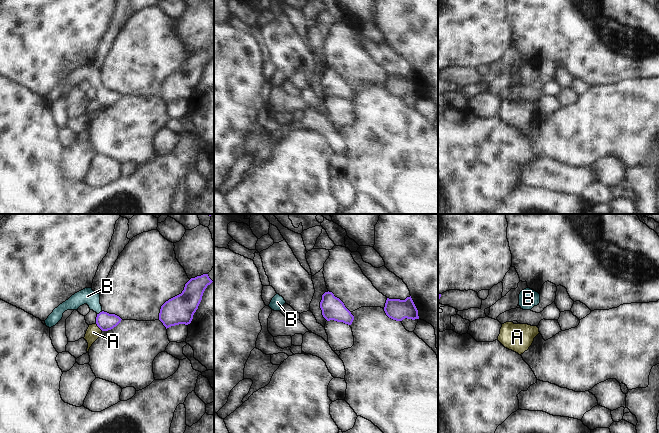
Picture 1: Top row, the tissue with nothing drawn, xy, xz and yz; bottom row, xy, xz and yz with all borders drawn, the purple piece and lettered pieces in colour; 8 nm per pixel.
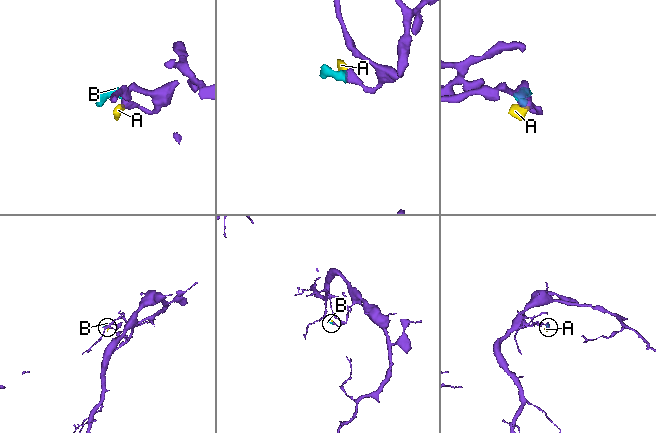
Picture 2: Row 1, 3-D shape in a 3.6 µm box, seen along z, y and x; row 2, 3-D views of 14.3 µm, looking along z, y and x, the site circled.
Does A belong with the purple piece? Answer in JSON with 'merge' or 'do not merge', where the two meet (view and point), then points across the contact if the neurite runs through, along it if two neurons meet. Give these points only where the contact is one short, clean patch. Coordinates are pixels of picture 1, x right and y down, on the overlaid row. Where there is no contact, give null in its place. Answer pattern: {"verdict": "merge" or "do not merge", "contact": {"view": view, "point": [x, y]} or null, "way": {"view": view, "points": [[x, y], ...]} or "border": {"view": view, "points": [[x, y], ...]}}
{"verdict": "do not merge", "contact": {"view": "xy", "point": [99, 327]}, "border": {"view": "xy", "points": [[96, 323], [102, 330]]}}

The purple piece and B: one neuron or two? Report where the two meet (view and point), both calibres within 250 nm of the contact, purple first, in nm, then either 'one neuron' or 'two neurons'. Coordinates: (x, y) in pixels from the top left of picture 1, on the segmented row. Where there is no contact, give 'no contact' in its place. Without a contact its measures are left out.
meets purple in xy at (100, 312); 140 nm thick on the purple side, 130 nm on the other; one neuron

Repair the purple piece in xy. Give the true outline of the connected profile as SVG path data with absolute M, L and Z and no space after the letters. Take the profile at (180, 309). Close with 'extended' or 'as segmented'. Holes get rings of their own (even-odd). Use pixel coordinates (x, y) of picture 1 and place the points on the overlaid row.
M208 274L191 278L185 284L181 294L169 299L161 306L159 320L166 329L179 324L191 323L205 289L212 282Z | as segmented

